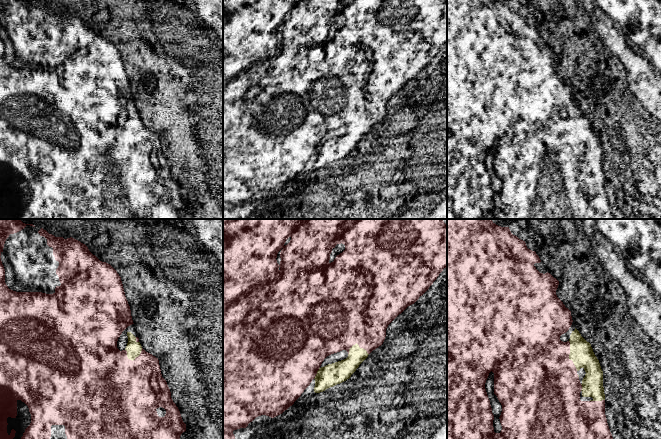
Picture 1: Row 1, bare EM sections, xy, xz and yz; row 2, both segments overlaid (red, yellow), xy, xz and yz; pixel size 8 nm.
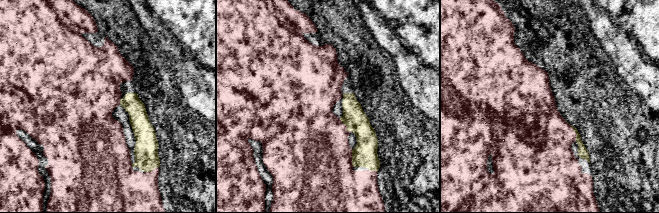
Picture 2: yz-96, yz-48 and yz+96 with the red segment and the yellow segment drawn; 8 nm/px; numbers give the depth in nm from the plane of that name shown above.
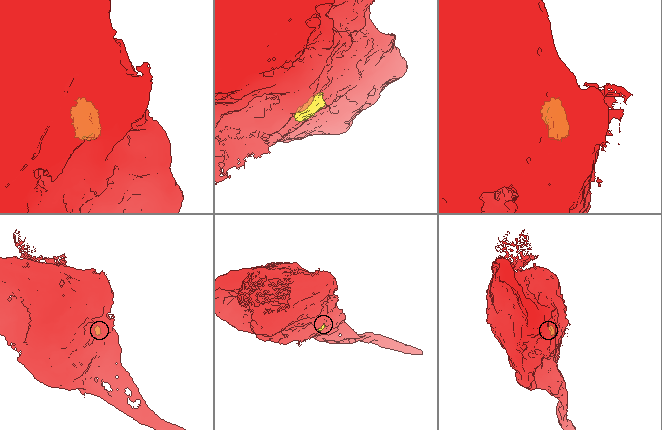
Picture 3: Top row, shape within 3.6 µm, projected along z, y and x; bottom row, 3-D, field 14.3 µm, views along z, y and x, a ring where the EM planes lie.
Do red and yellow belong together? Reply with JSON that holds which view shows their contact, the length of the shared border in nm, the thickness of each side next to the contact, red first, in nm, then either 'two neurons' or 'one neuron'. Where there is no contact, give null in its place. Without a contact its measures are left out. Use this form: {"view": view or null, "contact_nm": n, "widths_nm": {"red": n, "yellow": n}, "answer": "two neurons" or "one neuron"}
{"view": "yz", "contact_nm": 260, "widths_nm": {"red": 500, "yellow": 190}, "answer": "one neuron"}

